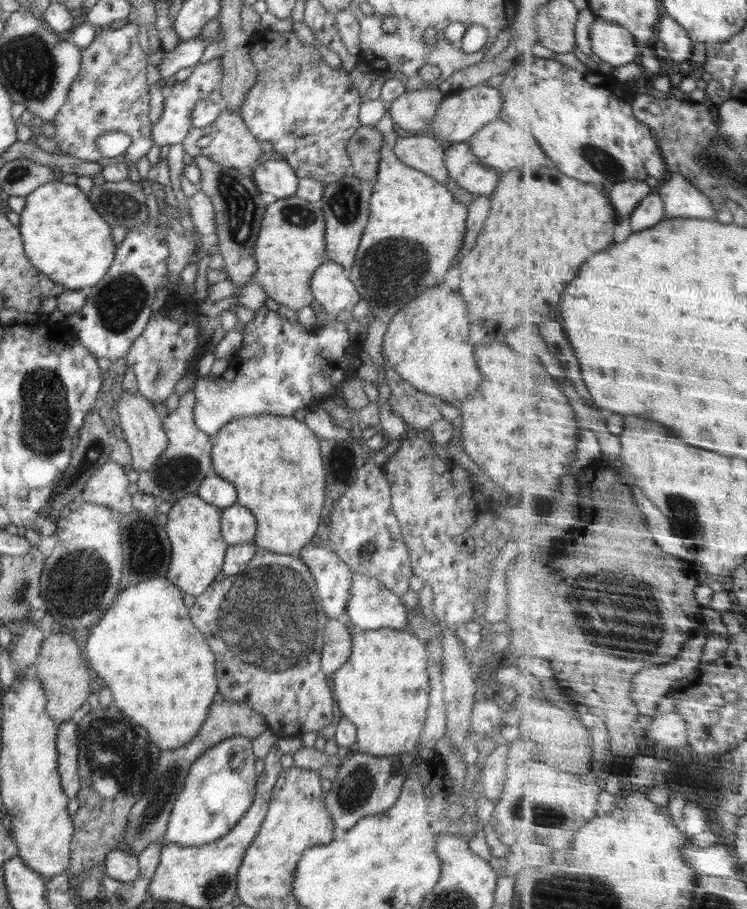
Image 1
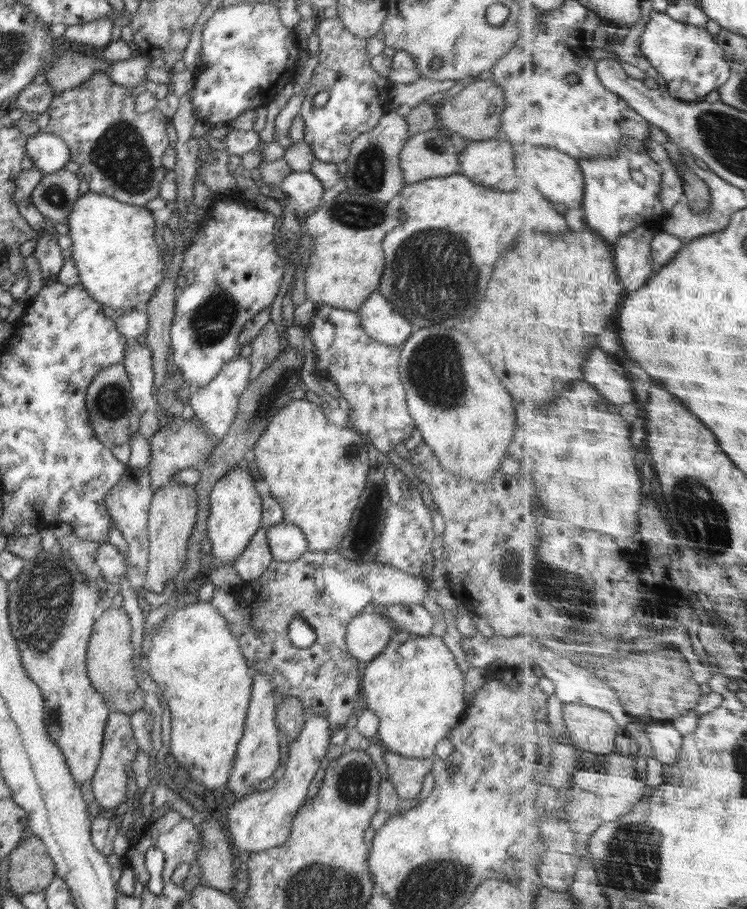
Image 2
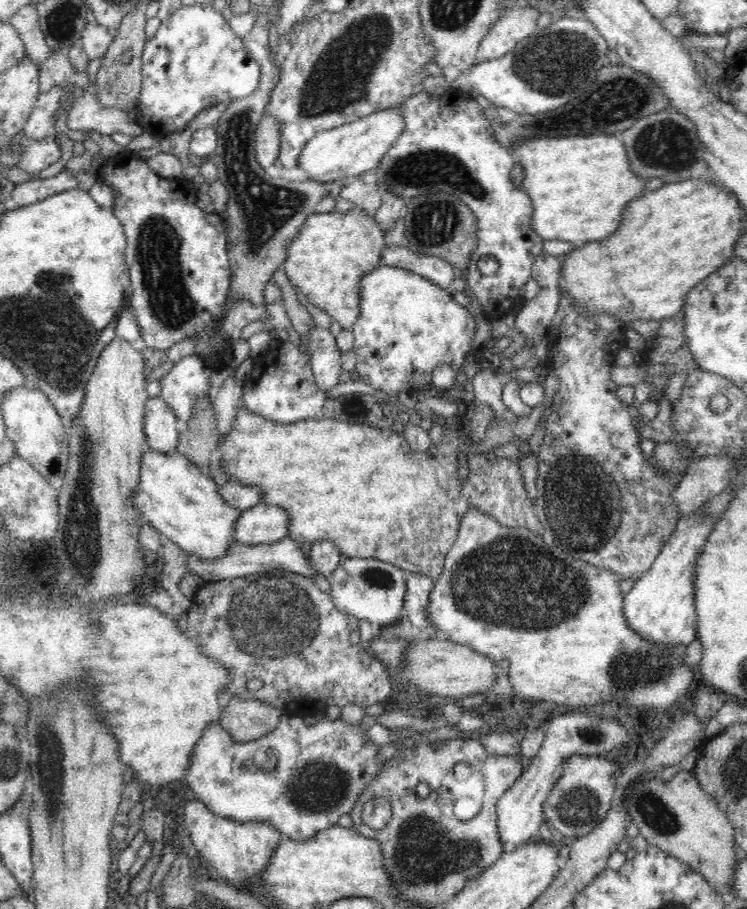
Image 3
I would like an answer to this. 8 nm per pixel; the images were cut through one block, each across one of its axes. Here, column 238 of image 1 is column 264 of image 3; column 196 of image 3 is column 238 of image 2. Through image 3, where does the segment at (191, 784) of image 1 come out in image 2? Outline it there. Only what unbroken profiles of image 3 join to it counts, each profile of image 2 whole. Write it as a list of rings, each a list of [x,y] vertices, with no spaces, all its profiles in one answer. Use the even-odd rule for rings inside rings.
[[[256,672],[256,676],[252,678],[254,678],[252,698],[249,701],[243,735],[237,746],[235,761],[227,780],[227,788],[234,792],[237,799],[252,792],[254,785],[272,777],[281,762],[279,753],[281,736],[275,721],[275,704],[279,697],[276,696],[271,680],[263,672]]]

